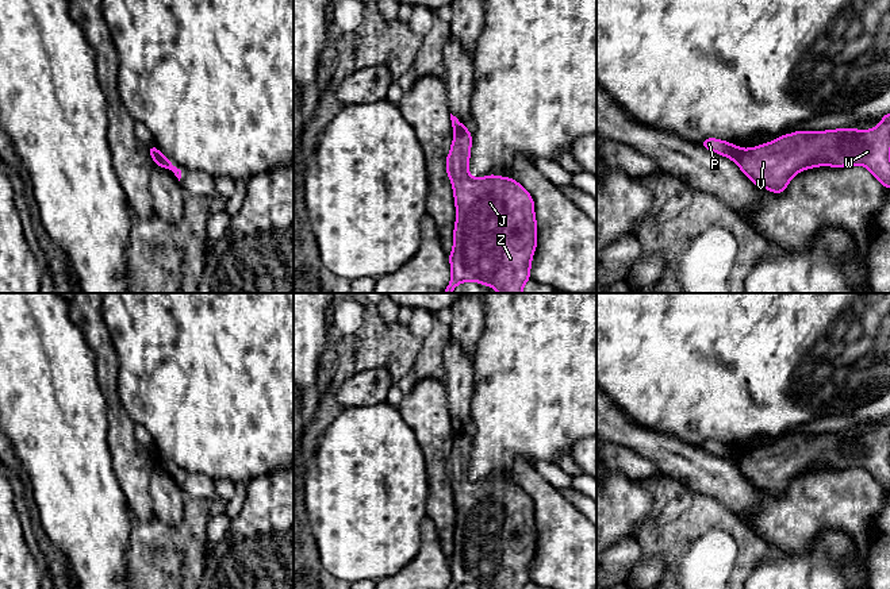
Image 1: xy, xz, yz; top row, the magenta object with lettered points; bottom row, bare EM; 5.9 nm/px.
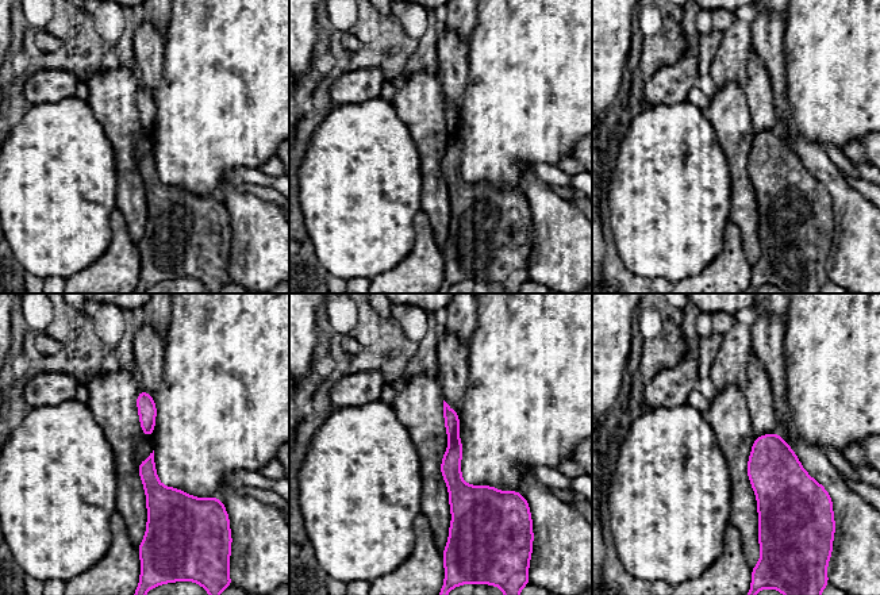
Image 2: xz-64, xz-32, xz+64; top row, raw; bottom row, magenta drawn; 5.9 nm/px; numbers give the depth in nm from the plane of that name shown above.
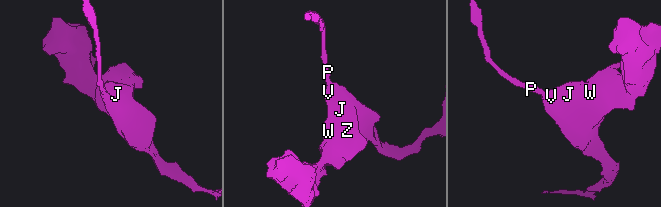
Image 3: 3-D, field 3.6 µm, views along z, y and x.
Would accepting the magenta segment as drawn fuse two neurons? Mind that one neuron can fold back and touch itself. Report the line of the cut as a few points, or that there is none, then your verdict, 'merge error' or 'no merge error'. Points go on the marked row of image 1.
xz (465, 129), (455, 134) | merge error

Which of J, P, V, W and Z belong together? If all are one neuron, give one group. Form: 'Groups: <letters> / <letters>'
Groups: J V W Z / P

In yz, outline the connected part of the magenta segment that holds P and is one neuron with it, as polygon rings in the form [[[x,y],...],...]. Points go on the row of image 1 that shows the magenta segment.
[[[705,138],[701,143],[701,147],[721,154],[732,161],[737,161],[741,149],[737,145],[717,139],[717,138]]]

